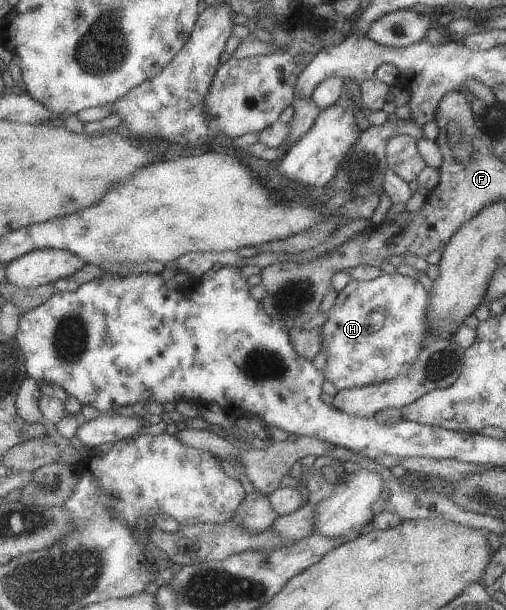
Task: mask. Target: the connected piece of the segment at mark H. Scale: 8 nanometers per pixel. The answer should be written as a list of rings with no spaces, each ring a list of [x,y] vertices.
[[[400,273],[383,274],[369,281],[350,280],[336,293],[334,305],[327,311],[327,319],[320,325],[319,352],[324,352],[323,380],[331,382],[336,390],[353,389],[383,383],[405,375],[420,350],[430,342],[426,309],[429,294],[418,279]]]

